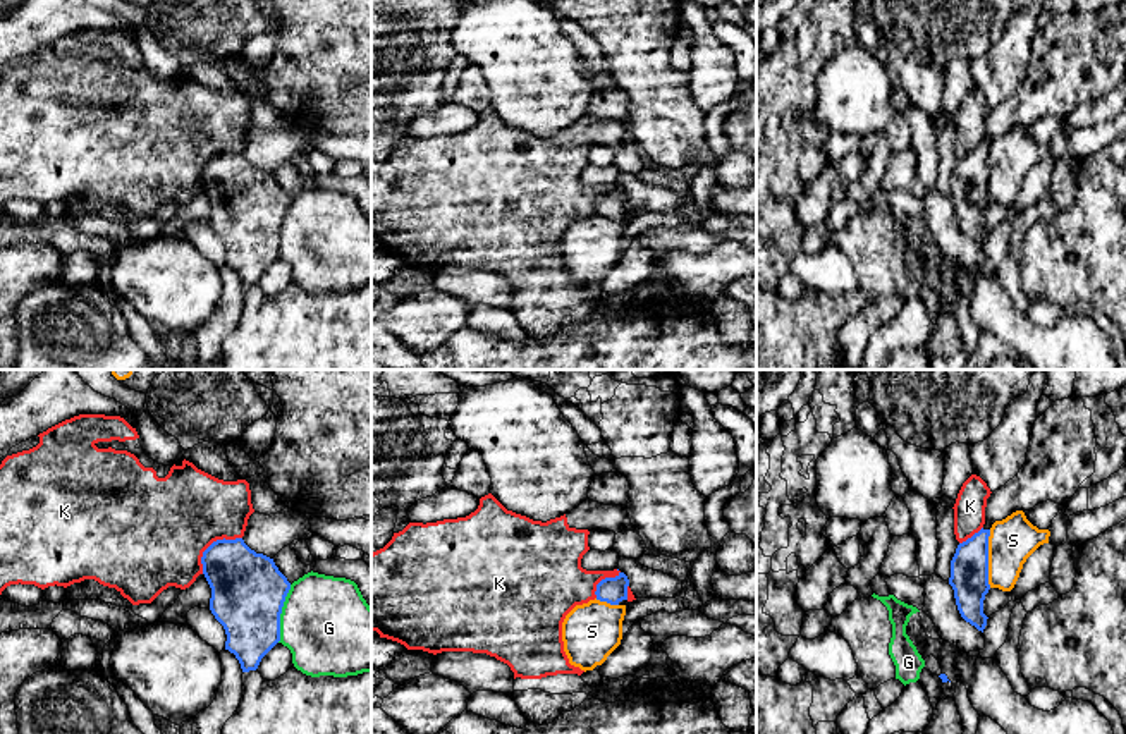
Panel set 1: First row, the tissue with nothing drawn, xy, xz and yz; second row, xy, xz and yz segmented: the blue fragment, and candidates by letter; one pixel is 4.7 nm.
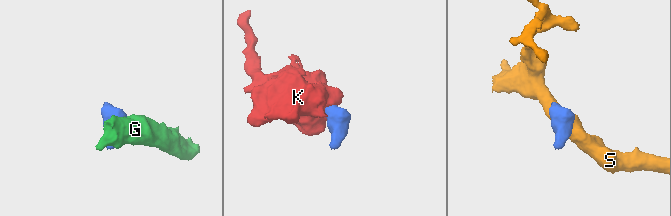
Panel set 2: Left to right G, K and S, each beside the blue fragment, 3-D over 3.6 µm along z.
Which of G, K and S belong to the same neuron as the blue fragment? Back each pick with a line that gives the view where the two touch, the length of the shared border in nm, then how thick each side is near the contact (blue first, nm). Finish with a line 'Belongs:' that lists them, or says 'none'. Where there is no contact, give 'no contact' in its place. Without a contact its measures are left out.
Belongs: none

